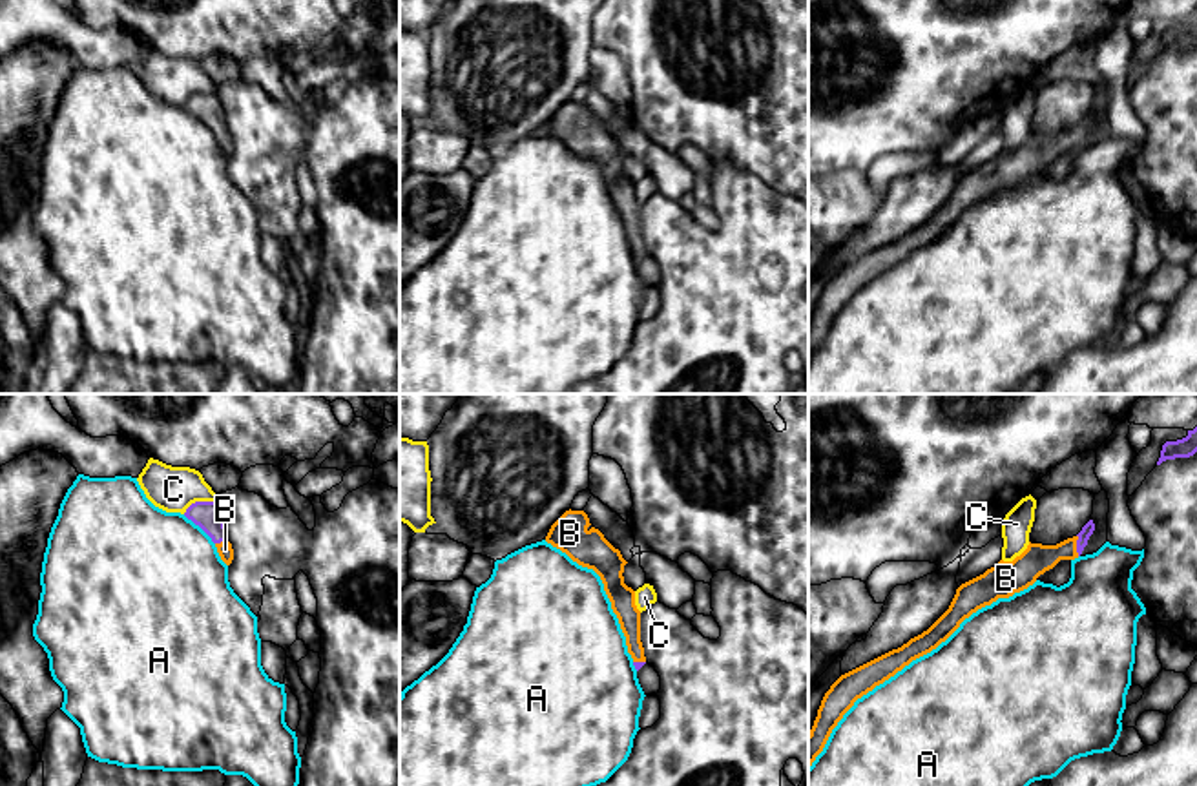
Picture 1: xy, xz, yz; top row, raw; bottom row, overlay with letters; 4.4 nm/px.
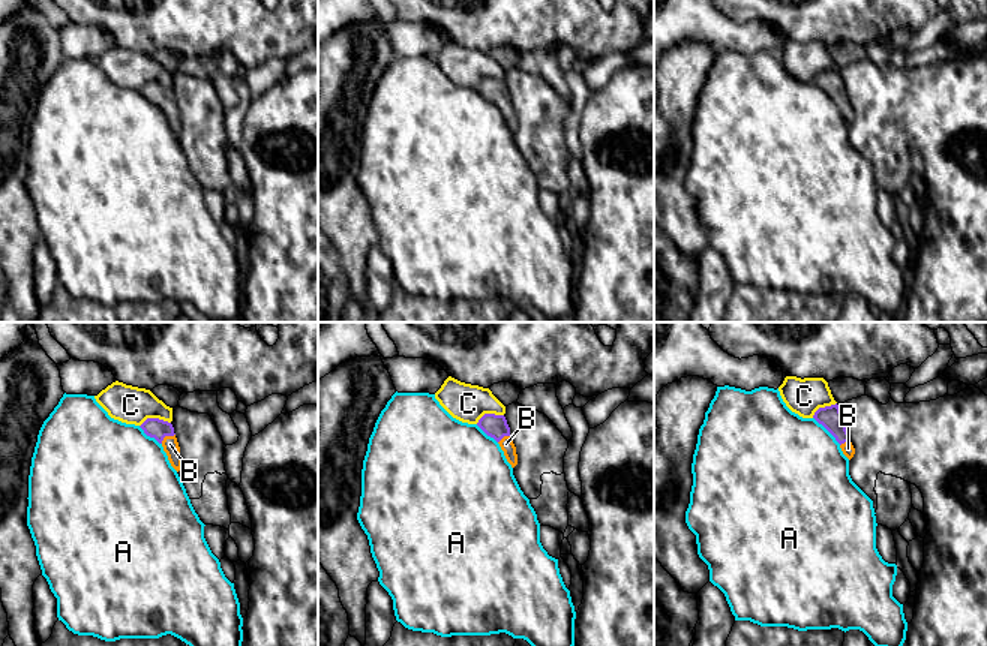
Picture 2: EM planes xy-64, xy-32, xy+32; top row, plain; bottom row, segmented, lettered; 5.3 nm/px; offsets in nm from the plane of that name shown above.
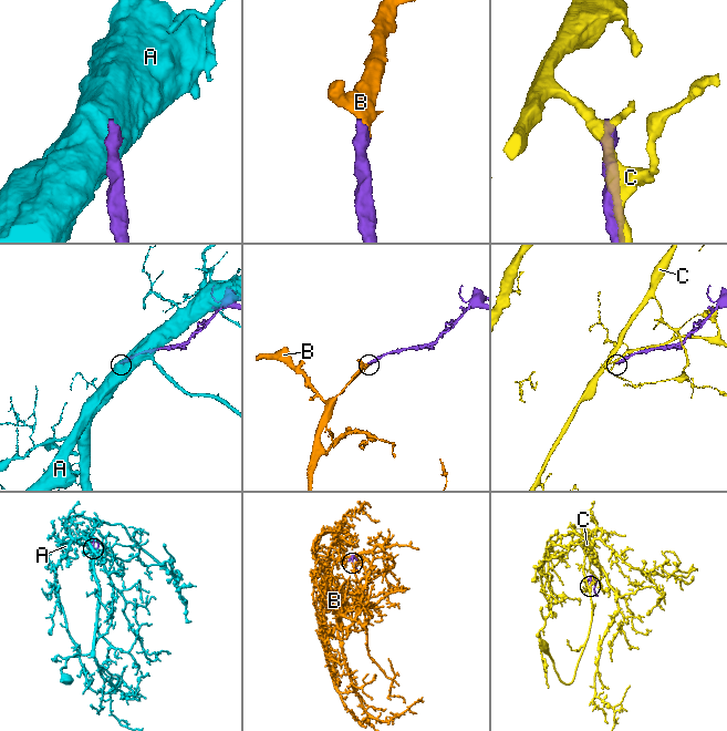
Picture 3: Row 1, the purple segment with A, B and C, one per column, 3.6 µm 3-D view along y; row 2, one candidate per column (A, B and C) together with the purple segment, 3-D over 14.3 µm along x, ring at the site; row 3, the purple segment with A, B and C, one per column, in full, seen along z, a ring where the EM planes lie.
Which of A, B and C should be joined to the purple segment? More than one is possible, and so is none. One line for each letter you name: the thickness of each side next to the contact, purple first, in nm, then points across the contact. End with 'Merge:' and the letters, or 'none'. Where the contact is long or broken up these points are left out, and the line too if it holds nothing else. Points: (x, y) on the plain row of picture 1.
B: 50 nm thick on the purple side, 140 nm on the other; runs through yz (1088, 121), (1077, 137), (1037, 150)
Merge: B

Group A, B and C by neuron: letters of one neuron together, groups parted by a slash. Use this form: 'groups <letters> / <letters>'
groups A / B / C

